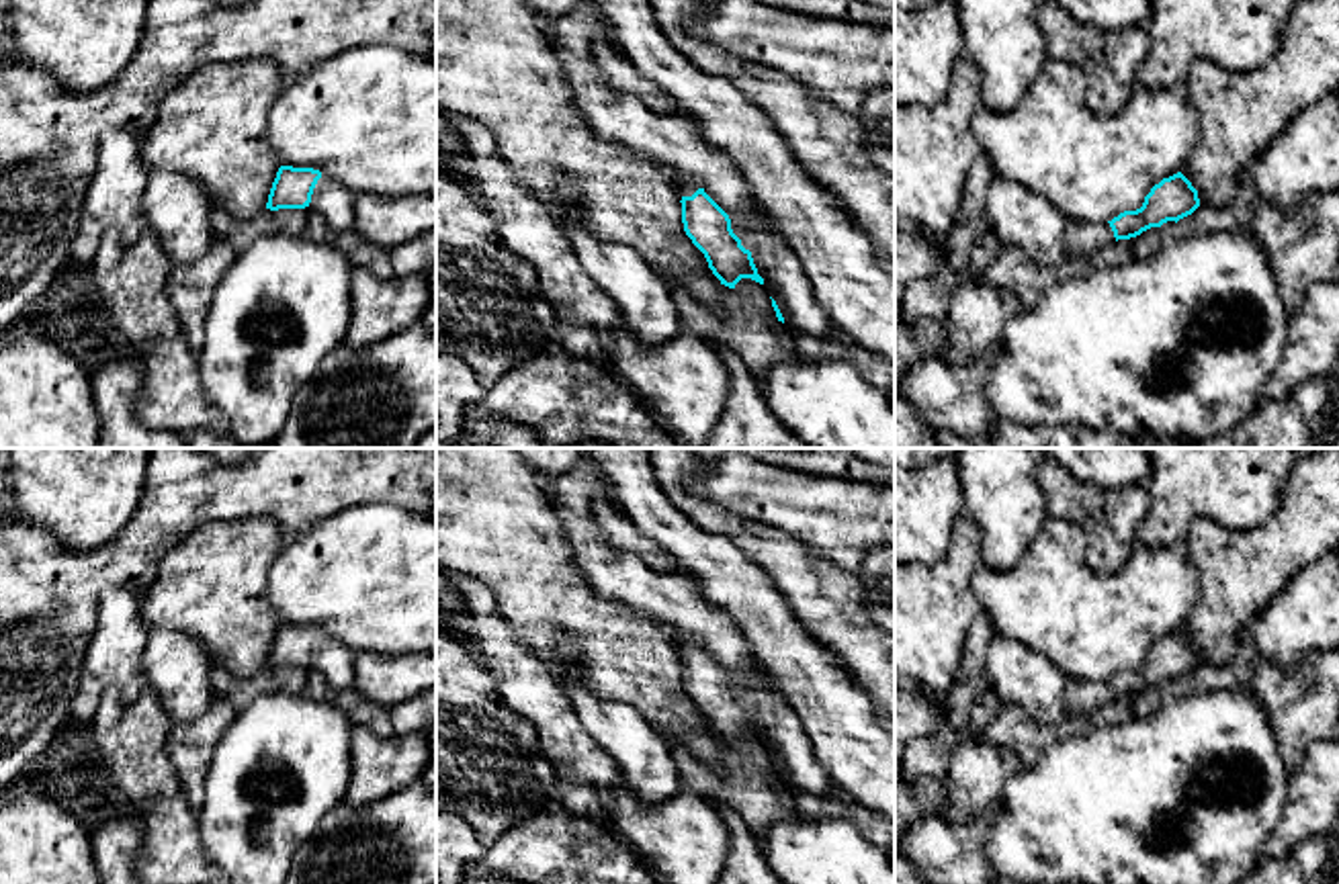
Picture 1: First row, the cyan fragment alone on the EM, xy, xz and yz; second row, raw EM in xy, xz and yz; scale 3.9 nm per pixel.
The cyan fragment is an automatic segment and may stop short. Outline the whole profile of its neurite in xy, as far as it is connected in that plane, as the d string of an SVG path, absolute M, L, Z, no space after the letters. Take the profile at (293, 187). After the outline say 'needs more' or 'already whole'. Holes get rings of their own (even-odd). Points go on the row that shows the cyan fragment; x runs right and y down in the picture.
M280 166L266 209L303 209L319 213L336 231L354 225L354 192L313 168Z; needs more

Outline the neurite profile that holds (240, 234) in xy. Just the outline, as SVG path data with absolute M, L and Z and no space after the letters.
M215 207L209 215L211 235L227 241L237 254L248 250L258 237L278 233L276 211L264 209L250 221L231 217L225 209Z

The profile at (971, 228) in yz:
M983 153L964 180L964 194L952 231L942 241L934 241L950 276L966 274L970 252L989 241L987 188L995 176L991 160Z

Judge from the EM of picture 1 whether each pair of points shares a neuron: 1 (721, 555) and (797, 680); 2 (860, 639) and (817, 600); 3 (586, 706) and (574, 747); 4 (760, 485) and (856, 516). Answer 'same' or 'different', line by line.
1: same
2: same
3: different
4: same

